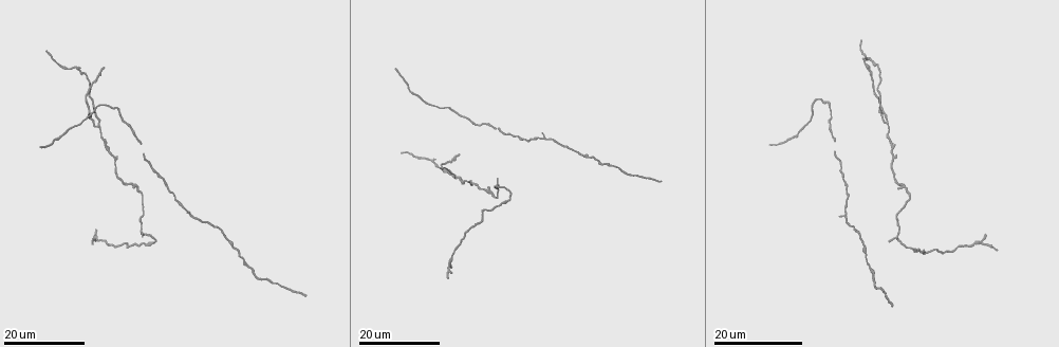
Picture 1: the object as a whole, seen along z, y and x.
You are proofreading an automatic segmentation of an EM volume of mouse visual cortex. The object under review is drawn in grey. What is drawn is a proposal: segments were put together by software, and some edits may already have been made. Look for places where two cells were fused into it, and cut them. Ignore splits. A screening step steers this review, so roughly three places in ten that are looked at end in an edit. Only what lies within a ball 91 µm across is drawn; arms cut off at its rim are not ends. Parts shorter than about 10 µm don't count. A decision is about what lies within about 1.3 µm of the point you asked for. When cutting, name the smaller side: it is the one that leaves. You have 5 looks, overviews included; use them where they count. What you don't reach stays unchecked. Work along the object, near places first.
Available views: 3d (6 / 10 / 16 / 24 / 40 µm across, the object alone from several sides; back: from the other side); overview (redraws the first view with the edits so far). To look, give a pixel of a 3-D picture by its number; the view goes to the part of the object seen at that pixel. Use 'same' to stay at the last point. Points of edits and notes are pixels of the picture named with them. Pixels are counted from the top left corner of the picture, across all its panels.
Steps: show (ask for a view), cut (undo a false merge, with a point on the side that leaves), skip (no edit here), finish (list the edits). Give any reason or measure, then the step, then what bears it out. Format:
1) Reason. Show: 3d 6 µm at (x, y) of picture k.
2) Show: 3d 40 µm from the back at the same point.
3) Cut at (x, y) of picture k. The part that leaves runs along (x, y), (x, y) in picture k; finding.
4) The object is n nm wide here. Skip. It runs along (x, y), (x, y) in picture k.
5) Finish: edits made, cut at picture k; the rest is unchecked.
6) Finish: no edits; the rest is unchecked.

Show: 3d 24 µm at (527, 140) of picture 1.

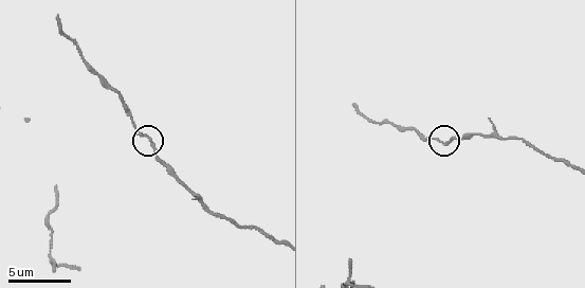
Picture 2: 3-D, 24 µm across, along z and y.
Closer look. Show: 3d 10 µm at (445, 142) of picture 2.

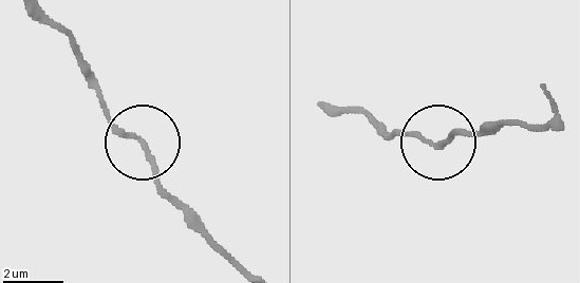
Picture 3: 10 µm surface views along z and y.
Skip. All the same cell.

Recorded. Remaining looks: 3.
Thick turns thin. Show: 3d 16 µm at (52, 260) of picture 2.

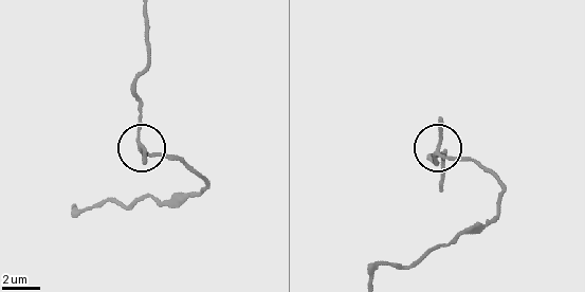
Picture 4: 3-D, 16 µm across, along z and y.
Show: 3d 6 µm at (140, 147) of picture 4.

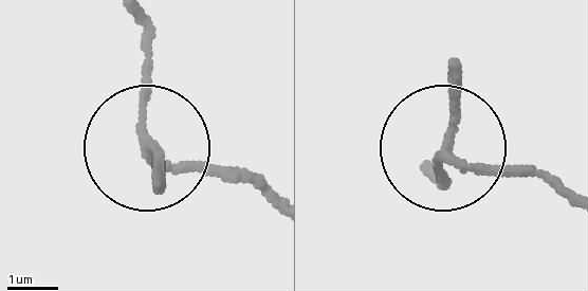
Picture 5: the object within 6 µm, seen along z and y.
3 arms meet here. Skip. All the same cell.

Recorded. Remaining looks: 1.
Finish: no edits; the rest is unchecked.

